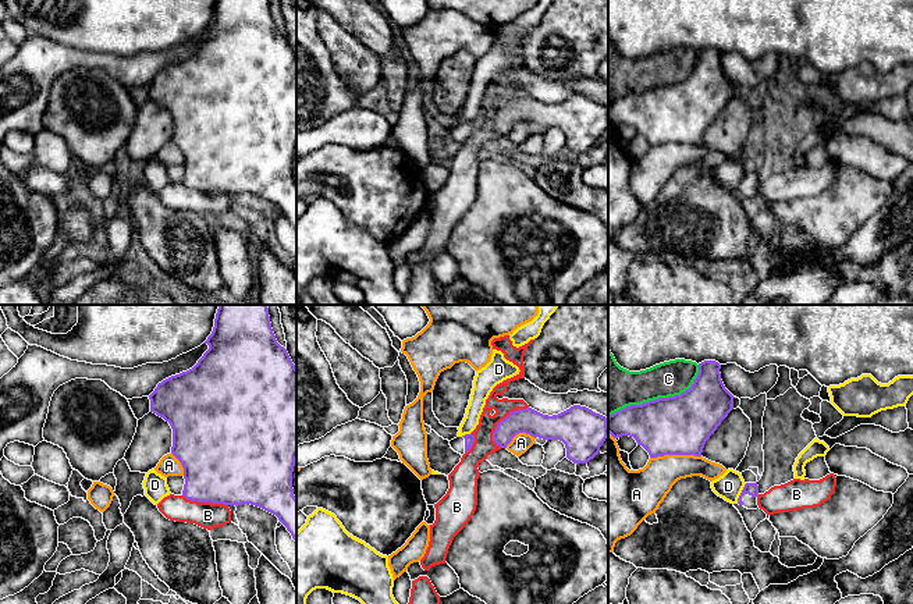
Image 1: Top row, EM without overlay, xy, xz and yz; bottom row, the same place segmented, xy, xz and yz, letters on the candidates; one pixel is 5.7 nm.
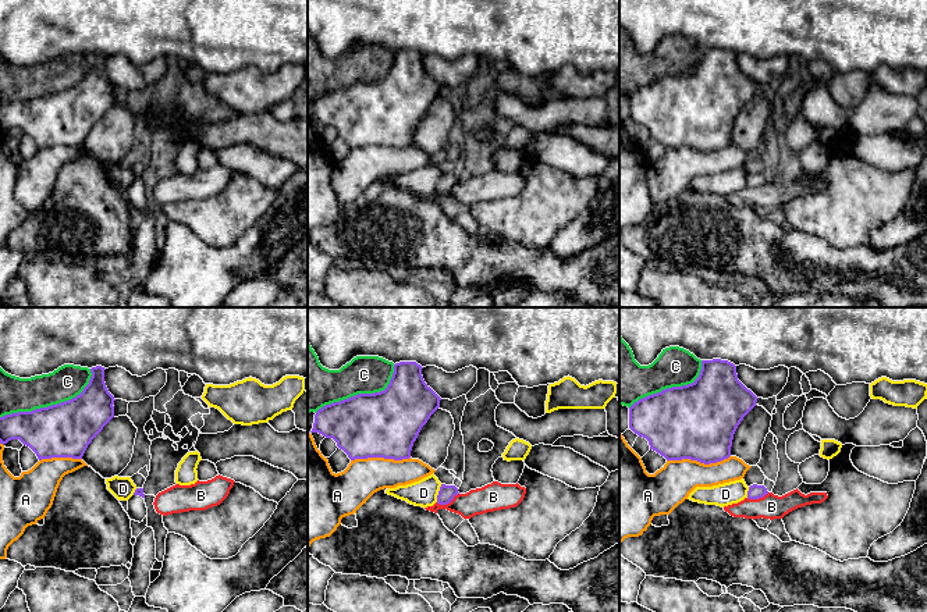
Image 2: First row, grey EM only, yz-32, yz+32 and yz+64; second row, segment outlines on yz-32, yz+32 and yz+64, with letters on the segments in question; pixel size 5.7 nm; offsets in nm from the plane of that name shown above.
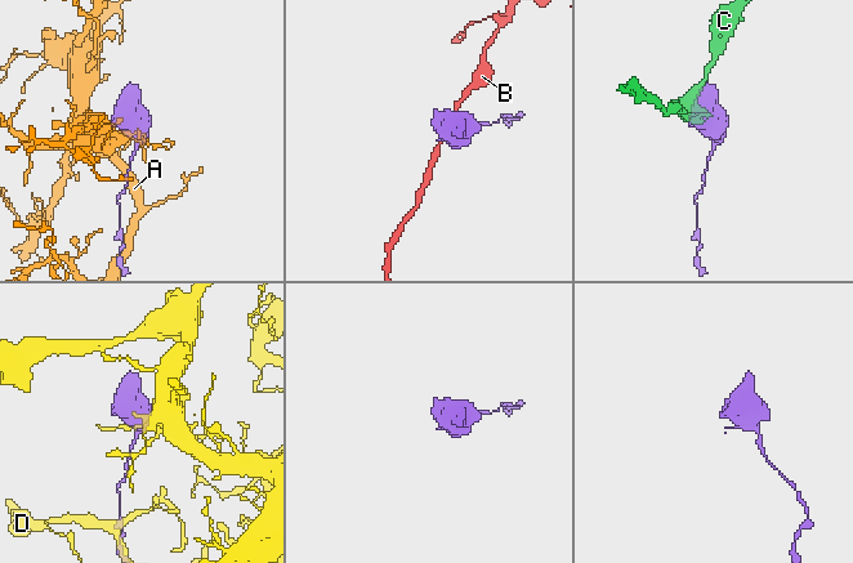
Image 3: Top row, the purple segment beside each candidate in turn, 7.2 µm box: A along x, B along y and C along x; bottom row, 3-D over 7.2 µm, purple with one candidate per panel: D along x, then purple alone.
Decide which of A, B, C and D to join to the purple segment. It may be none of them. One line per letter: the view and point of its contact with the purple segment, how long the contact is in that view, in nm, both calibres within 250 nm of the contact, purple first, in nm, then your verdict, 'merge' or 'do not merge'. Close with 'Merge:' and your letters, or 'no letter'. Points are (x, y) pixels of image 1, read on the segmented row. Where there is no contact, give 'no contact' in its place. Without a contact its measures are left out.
A: yz (675, 454) | 300 nm | 340/240 nm | do not merge
B: xz (501, 420) | 300 nm | 150/120 nm | do not merge
C: yz (660, 398) | 600 nm | 340/220 nm | do not merge
D: yz (741, 493) | 130 nm | 80/150 nm | do not merge
Merge: no letter

